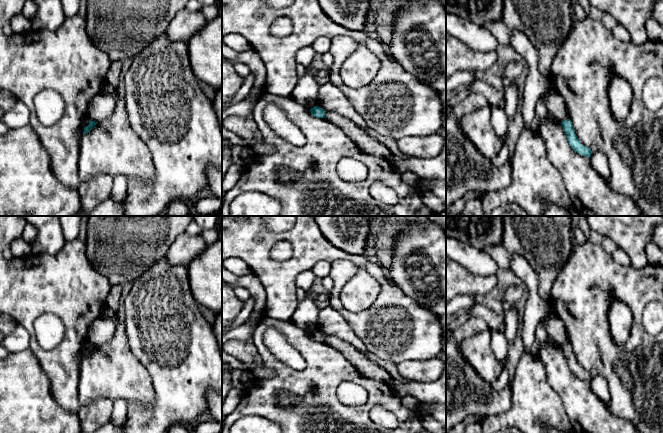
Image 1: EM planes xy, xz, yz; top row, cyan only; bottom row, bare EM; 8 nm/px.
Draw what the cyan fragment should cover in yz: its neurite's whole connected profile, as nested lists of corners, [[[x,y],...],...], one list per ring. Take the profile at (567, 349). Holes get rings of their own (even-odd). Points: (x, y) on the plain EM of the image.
[[[567,343],[567,344],[562,345],[561,349],[572,373],[578,378],[590,382],[592,375],[589,371],[581,368],[581,366],[579,365],[579,363],[577,362],[575,358],[575,354],[573,352],[573,348],[571,344]]]

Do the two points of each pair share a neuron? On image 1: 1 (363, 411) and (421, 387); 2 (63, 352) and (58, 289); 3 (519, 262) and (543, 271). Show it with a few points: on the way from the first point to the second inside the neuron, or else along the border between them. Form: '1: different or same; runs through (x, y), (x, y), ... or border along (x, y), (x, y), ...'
1: different; border along (389, 385), (400, 398)
2: same; runs through (71, 336), (71, 305)
3: different; border along (513, 253), (528, 262), (537, 277), (538, 290)

